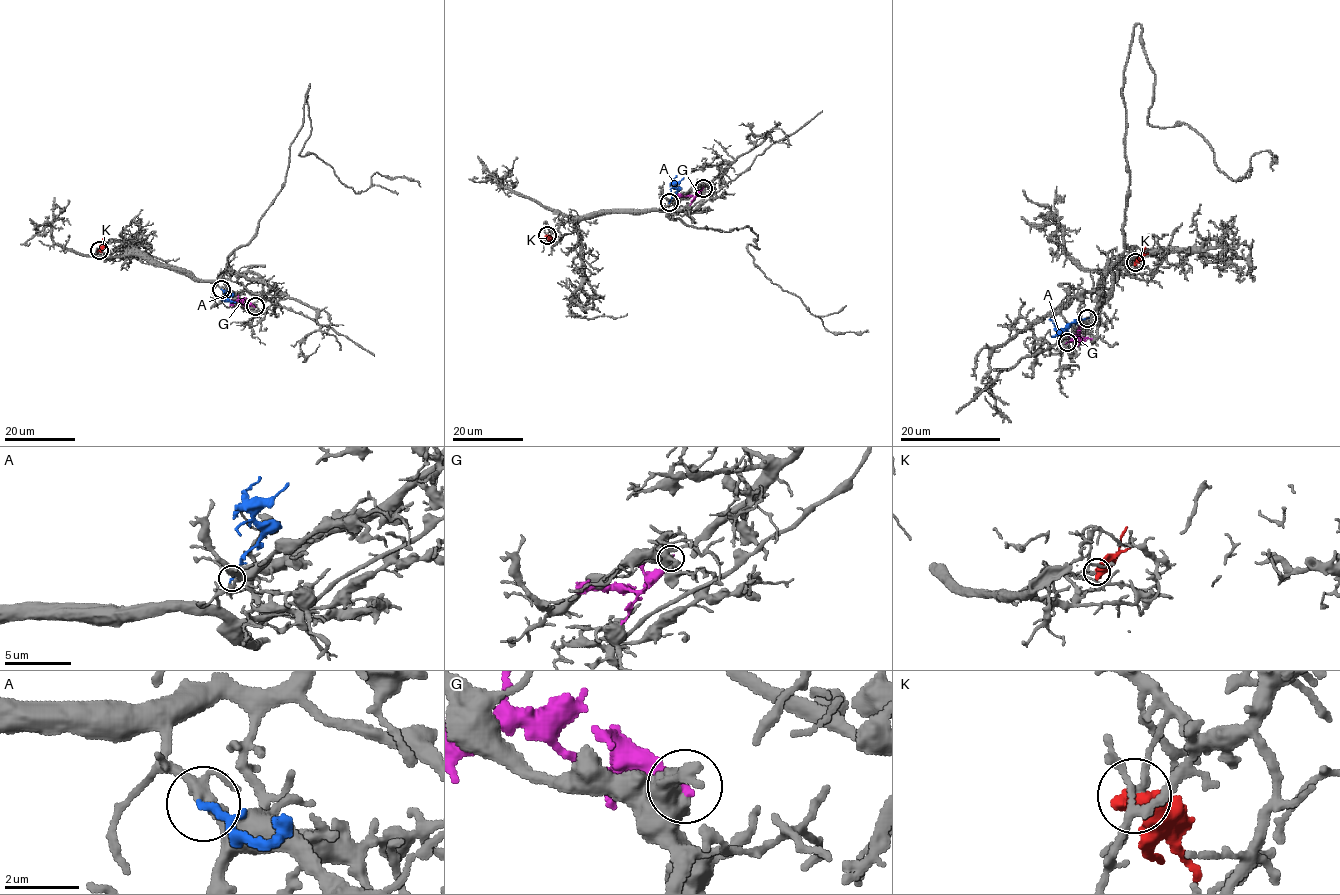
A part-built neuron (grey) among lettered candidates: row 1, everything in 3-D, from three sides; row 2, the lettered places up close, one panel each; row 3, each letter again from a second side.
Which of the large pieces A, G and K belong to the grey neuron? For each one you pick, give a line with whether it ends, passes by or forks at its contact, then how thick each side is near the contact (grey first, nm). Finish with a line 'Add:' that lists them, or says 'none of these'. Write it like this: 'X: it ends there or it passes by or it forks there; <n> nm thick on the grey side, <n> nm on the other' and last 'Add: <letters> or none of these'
A: it ends there; 280 nm thick on the grey side, 220 nm on the other
Add: A

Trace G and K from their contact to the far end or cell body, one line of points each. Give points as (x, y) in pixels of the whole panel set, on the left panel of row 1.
G: (255, 306), (240, 301), (229, 305)
K: (98, 251), (102, 238)

